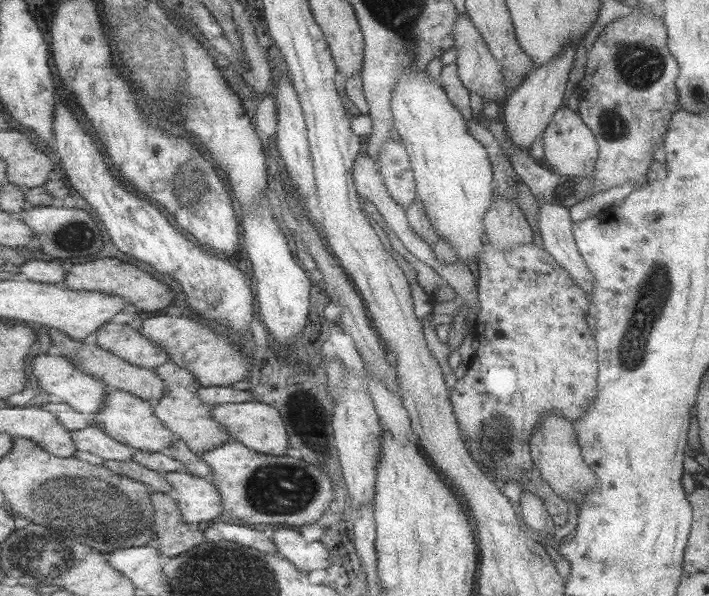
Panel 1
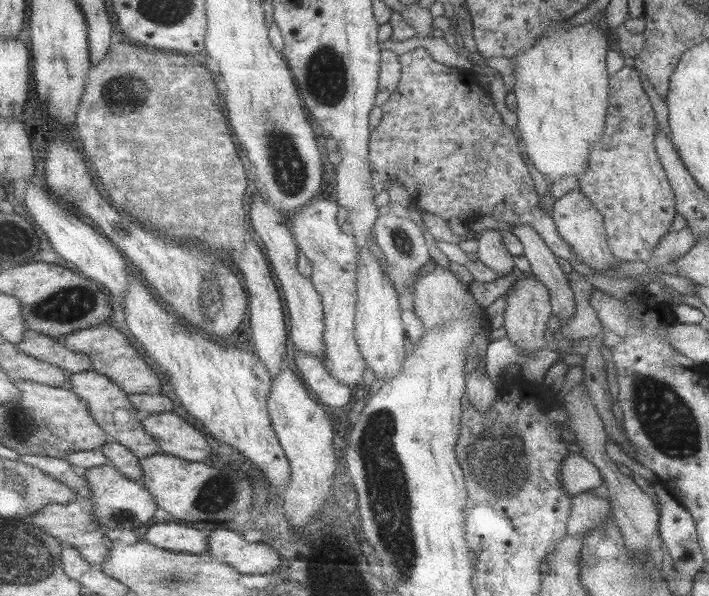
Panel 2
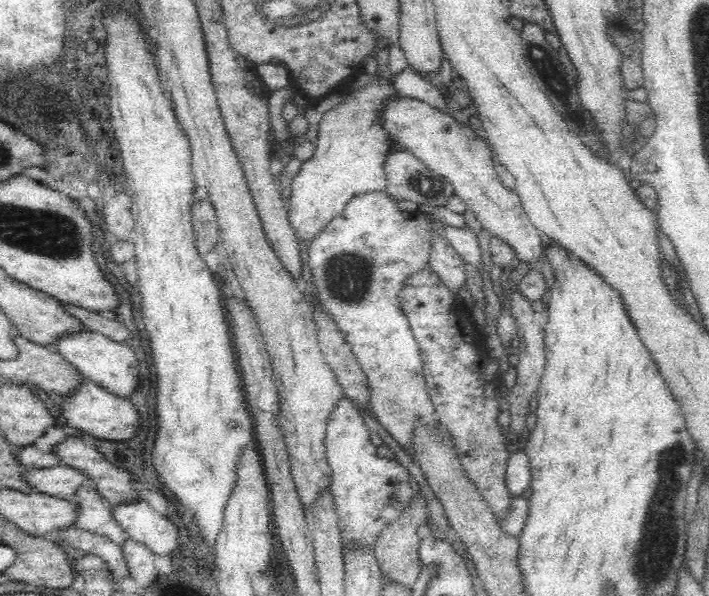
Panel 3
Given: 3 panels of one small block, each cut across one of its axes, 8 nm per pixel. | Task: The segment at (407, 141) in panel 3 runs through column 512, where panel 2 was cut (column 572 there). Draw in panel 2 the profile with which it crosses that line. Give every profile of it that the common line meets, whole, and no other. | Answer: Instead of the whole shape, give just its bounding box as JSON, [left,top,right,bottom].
[551,189,615,273]

